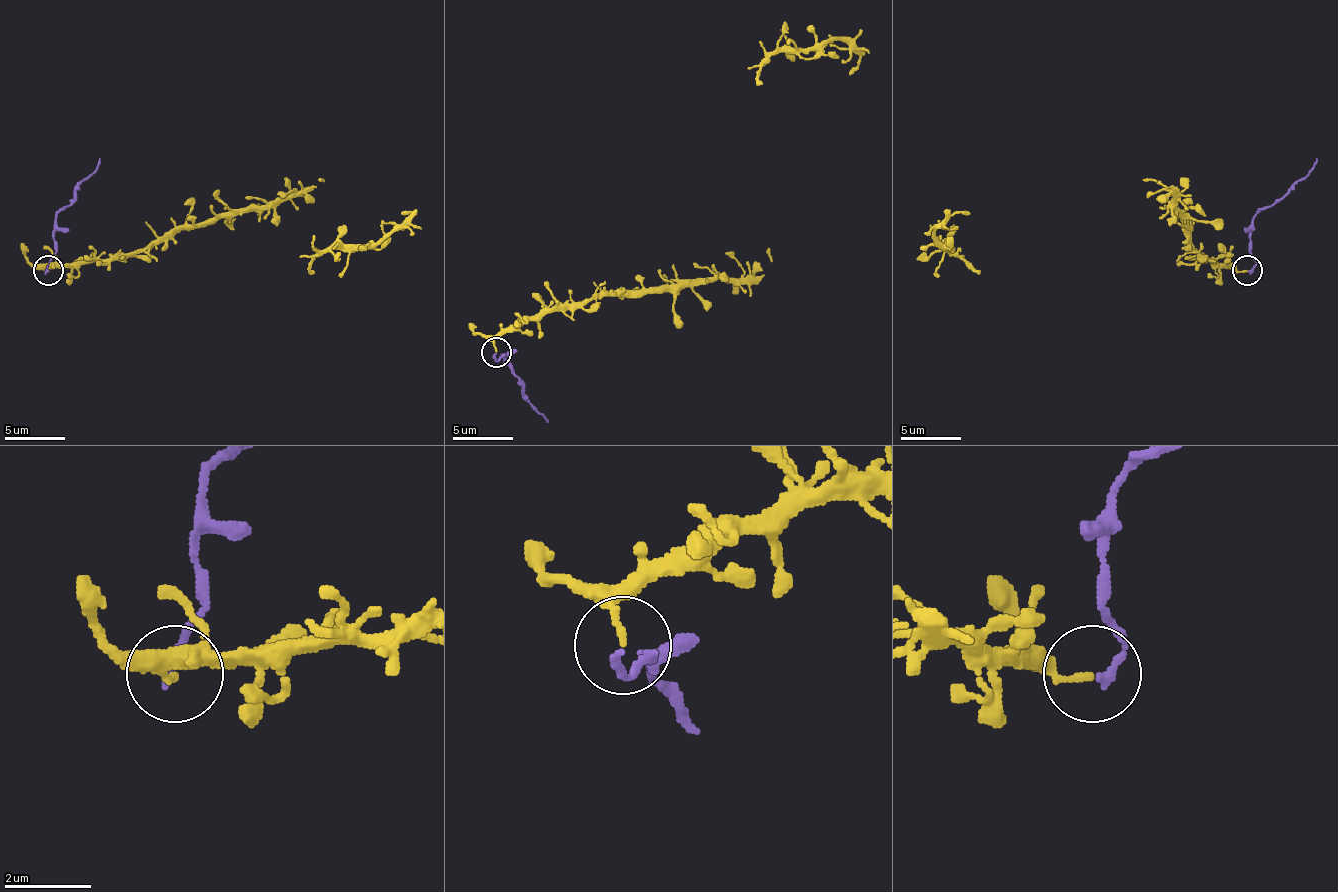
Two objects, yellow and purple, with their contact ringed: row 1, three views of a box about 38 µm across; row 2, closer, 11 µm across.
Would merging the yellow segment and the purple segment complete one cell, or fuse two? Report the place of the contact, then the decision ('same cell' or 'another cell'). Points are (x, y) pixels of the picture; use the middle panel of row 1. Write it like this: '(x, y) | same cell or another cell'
(496, 352) | another cell

